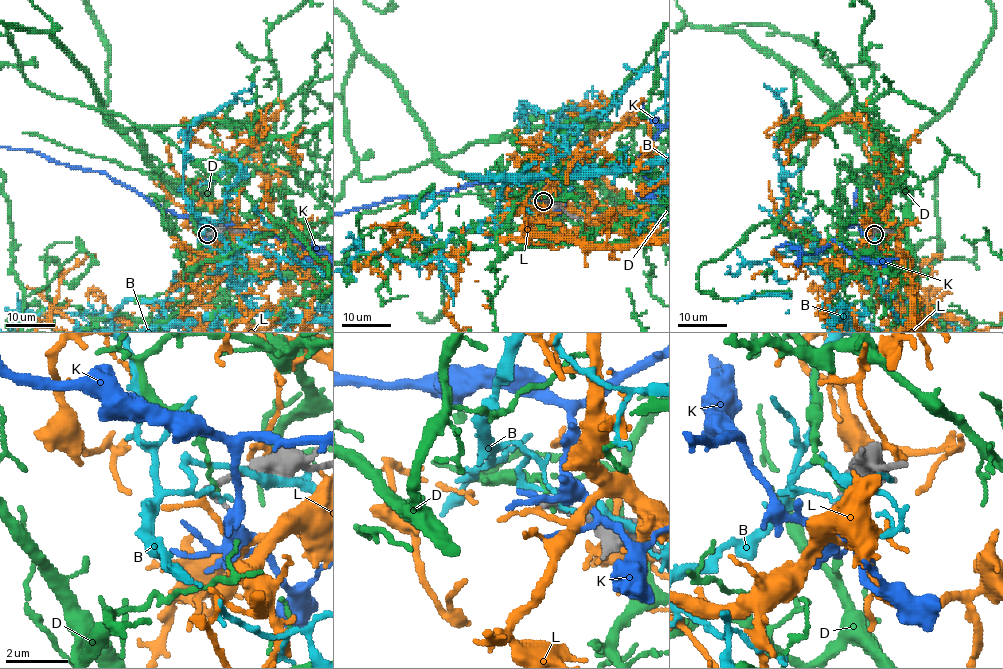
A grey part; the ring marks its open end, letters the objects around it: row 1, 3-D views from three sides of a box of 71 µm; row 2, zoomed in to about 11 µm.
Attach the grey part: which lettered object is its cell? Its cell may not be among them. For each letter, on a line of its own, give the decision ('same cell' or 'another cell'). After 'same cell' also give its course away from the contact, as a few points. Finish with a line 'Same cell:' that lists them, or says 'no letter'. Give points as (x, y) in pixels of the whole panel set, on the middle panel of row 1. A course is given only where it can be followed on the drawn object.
B: another cell
D: another cell
K: another cell
L: another cell
Same cell: no letter

